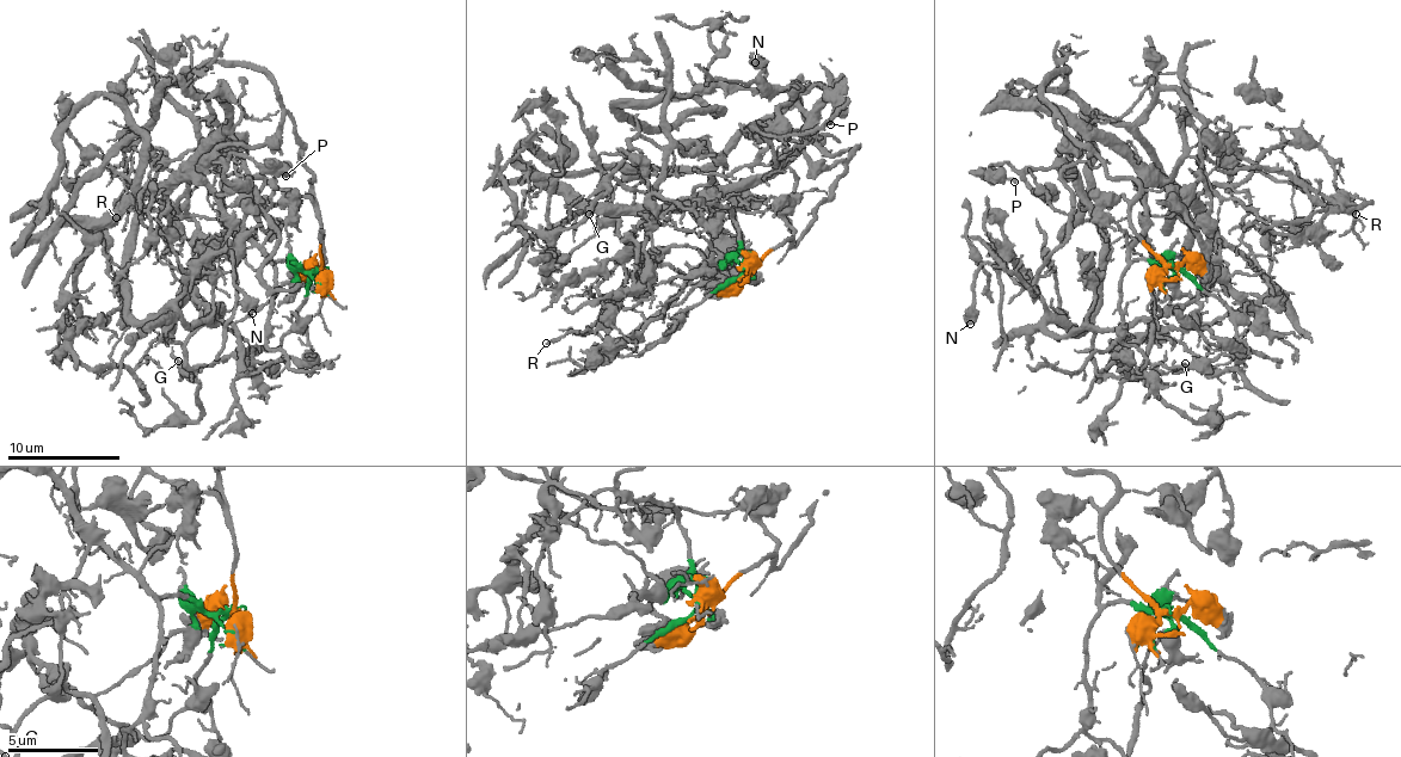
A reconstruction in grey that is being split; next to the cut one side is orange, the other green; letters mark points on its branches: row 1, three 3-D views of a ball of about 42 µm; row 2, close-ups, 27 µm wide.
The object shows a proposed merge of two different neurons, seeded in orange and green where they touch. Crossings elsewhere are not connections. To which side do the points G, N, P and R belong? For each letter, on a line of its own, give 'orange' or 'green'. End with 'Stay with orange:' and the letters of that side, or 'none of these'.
G: green
N: green
P: orange
R: green
Stay with orange: P

